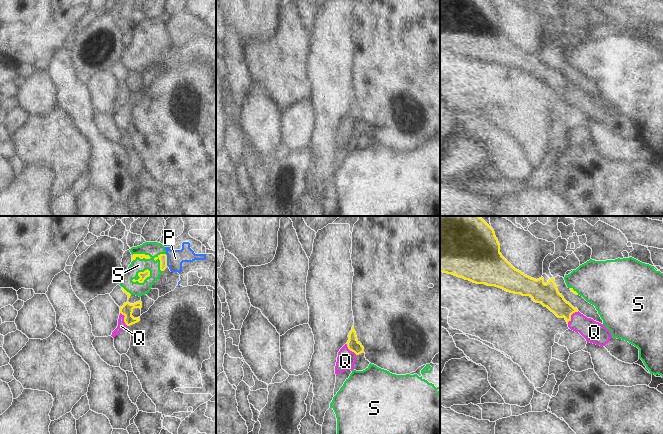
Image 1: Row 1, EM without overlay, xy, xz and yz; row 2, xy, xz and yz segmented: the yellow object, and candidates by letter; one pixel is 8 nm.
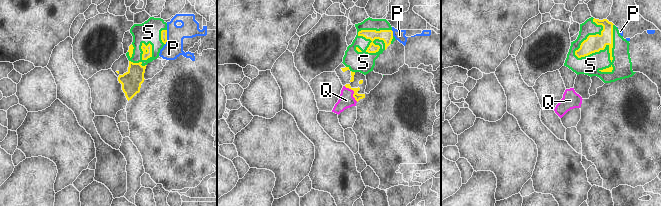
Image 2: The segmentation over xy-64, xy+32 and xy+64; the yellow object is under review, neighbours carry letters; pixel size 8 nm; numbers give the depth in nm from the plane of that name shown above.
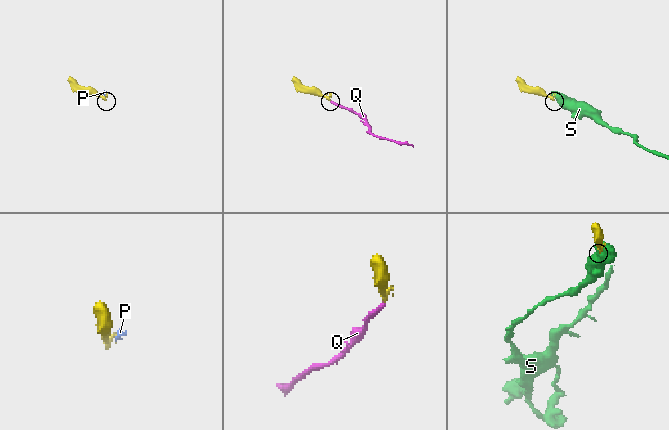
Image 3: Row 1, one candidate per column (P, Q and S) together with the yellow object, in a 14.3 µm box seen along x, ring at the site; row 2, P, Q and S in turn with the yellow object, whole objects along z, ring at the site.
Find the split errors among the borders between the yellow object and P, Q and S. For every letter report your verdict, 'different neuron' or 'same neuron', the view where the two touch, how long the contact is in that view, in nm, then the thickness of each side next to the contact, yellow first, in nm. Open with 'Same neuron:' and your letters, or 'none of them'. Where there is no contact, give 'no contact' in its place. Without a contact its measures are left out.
Same neuron: Q
P: different neuron | xy | 100 nm | 60/140 nm
Q: same neuron | yz | 140 nm | 170/180 nm
S: different neuron | xy | 180 nm | 60/110 nm

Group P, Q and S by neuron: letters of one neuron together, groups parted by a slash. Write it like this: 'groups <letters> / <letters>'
groups P / Q / S

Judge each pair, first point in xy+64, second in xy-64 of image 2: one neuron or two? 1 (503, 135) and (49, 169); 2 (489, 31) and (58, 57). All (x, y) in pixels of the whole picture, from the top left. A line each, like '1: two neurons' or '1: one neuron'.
1: two neurons
2: two neurons

